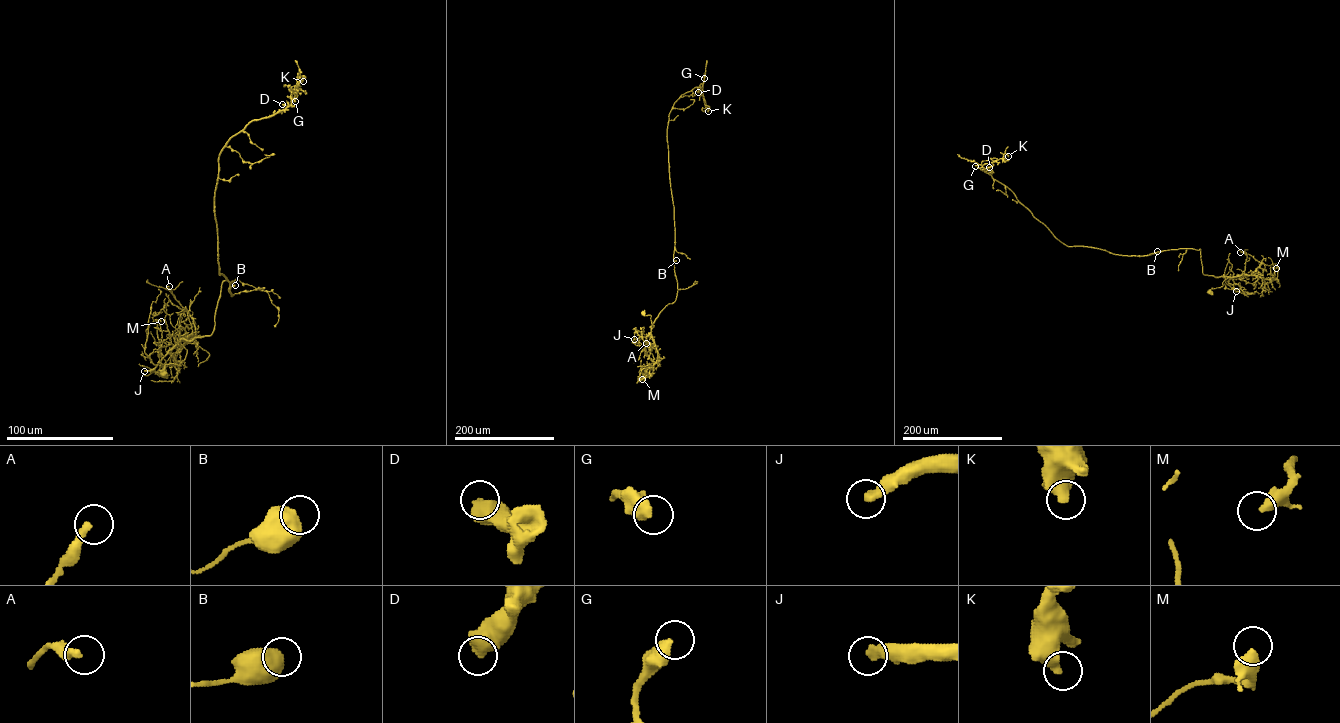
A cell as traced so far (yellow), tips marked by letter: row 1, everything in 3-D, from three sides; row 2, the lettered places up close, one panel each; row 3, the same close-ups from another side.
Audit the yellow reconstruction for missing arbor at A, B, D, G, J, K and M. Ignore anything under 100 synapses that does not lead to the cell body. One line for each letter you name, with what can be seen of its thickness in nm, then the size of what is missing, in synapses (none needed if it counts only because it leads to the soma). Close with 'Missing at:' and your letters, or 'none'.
J: Thickness 400 nm. Roughly 100 synapses
Missing at: J

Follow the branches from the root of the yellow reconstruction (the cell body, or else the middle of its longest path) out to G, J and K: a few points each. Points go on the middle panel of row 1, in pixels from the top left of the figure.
G: (643, 313), (651, 316), (651, 331), (658, 314), (676, 297), (667, 128), (676, 101), (701, 87), (704, 78)
J: (643, 313), (651, 315), (654, 326), (650, 334), (634, 339)
K: (643, 313), (651, 316), (651, 331), (677, 291), (669, 114), (681, 95), (702, 85), (708, 111)

